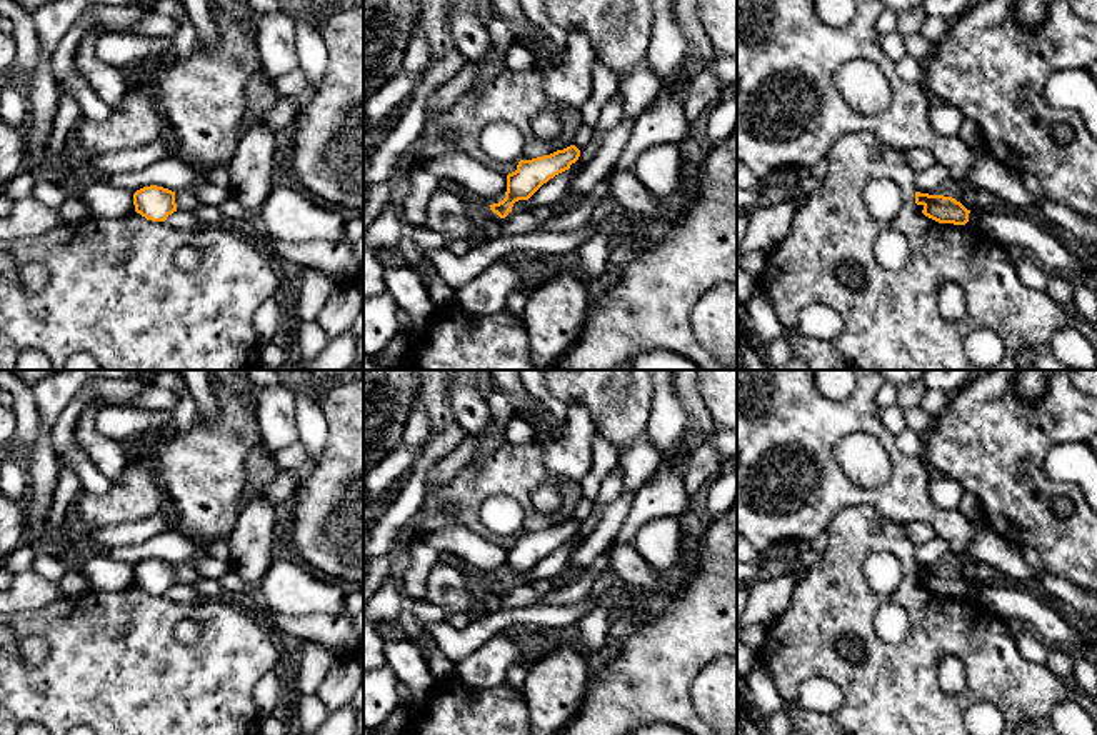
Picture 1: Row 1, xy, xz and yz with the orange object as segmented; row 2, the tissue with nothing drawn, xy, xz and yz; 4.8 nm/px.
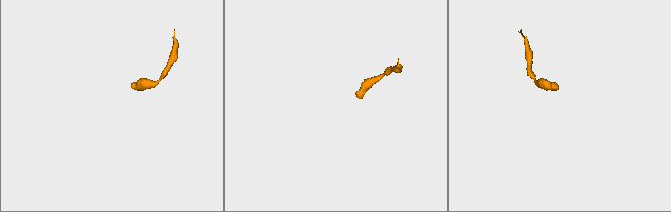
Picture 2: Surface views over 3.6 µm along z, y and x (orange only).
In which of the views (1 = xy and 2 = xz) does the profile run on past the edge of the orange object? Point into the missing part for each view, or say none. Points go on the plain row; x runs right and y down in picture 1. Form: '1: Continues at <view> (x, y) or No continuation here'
1: No continuation here
2: No continuation here

